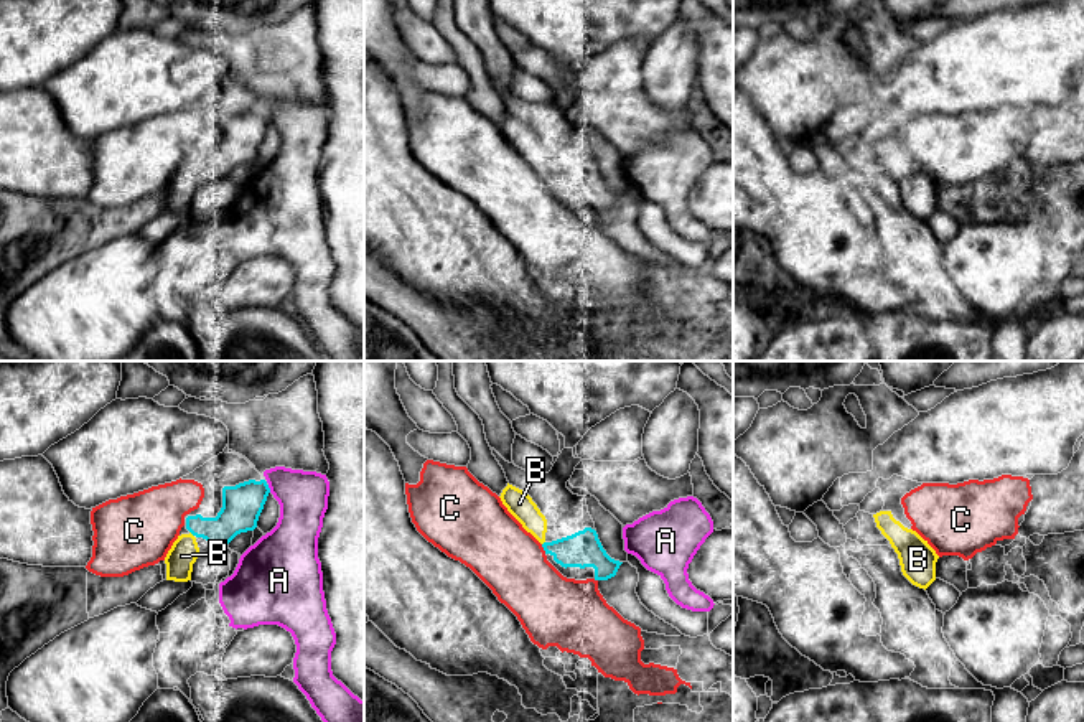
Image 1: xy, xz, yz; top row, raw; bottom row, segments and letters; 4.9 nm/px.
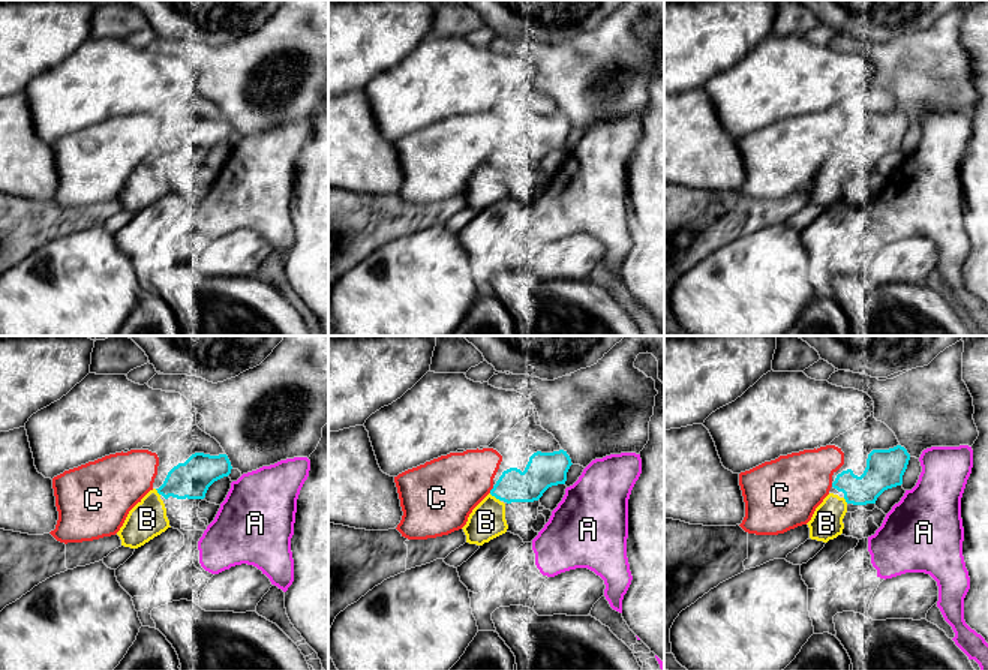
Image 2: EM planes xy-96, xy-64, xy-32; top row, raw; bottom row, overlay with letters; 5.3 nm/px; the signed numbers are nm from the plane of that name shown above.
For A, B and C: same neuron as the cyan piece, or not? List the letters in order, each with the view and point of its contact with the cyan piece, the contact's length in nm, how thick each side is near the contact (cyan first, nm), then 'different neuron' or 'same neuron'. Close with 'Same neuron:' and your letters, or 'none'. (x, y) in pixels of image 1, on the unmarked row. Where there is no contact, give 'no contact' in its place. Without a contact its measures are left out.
A: xy (269, 119) | 40 nm | 190/240 nm | different neuron
B: xy (191, 164) | 40 nm | 180/140 nm | same neuron
C: xz (544, 180) | 50 nm | 180/320 nm | different neuron
Same neuron: B

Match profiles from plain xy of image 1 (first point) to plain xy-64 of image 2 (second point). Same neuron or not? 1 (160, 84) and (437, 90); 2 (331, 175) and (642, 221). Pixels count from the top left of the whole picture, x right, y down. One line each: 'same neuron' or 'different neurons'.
1: same neuron
2: same neuron

